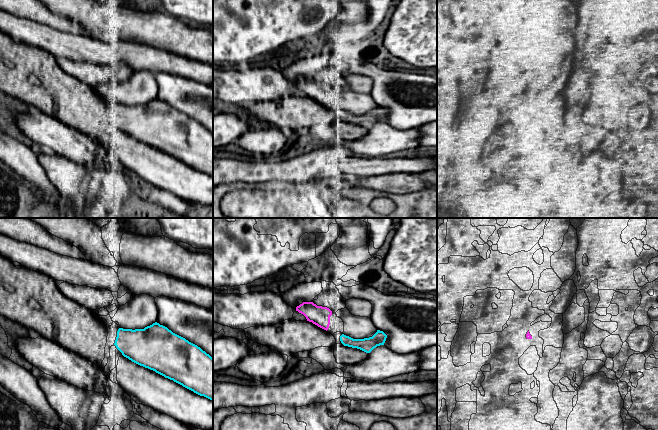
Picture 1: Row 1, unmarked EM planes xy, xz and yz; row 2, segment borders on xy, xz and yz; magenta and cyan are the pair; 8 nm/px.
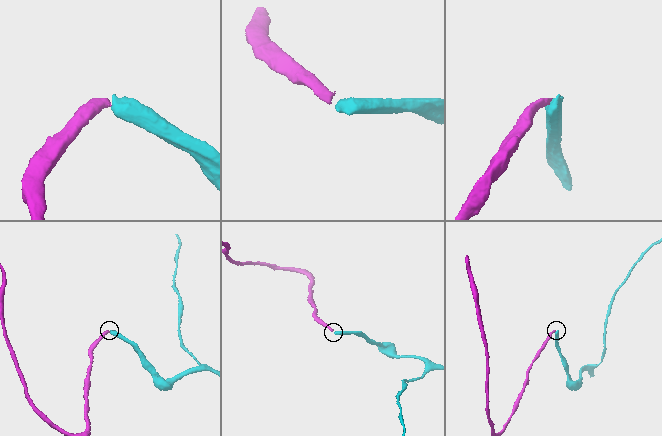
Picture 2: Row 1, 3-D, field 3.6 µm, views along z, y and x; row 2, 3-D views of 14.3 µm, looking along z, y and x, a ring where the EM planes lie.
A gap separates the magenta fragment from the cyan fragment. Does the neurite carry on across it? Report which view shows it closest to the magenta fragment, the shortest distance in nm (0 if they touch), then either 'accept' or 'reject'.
view xz; gap 120 nm; reject

